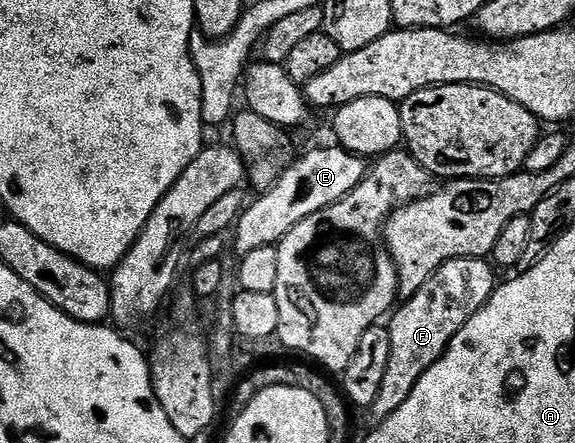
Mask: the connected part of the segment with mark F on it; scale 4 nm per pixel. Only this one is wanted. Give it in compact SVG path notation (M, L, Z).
M460 256L439 266L433 277L418 292L408 297L401 309L398 307L392 313L387 324L391 338L391 358L387 358L387 371L383 374L379 394L367 410L368 415L374 416L374 421L385 420L399 410L407 398L411 398L415 382L423 378L426 370L445 353L451 338L455 338L455 334L459 334L459 330L463 330L469 319L489 301L499 283L496 274L494 265L488 259Z

